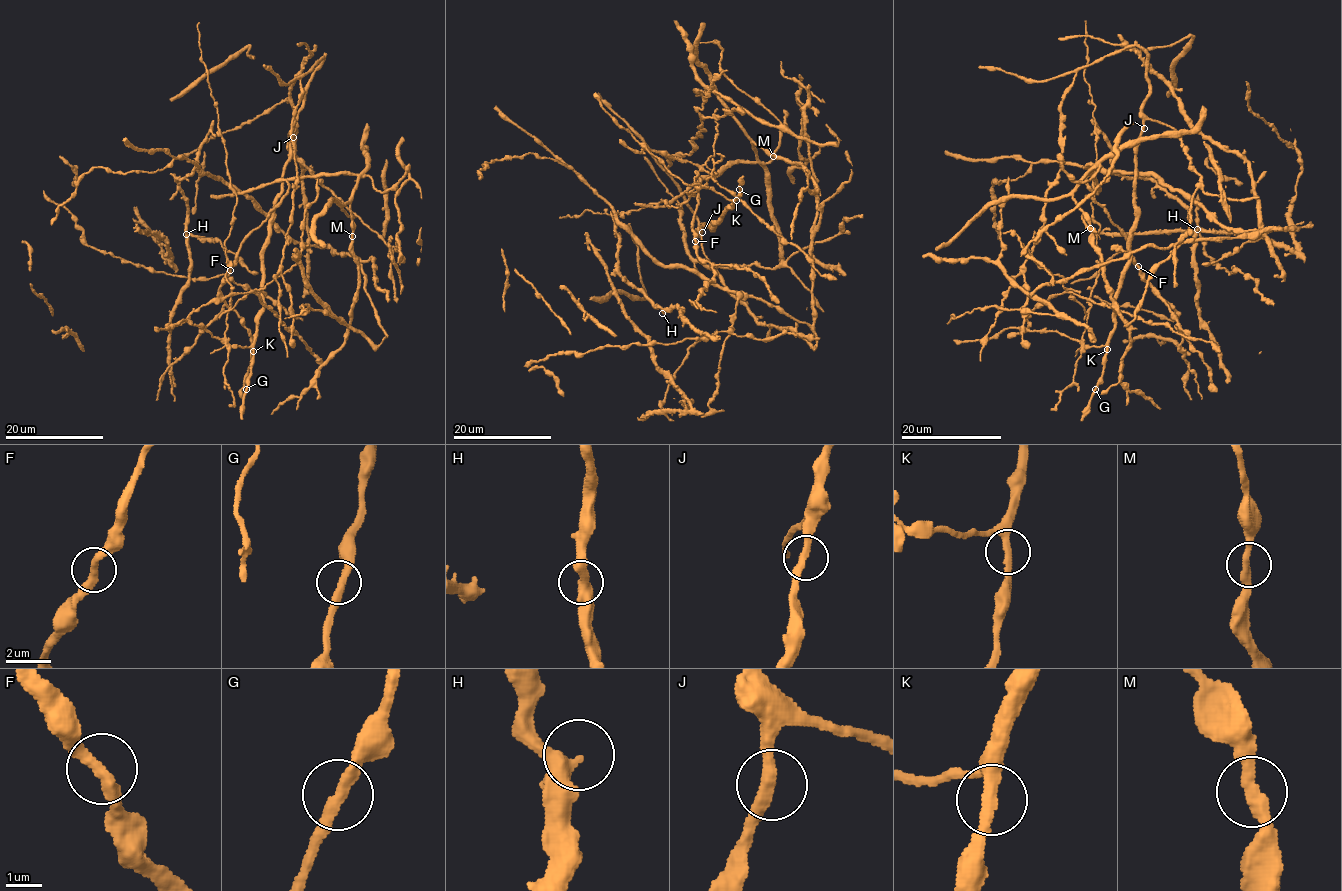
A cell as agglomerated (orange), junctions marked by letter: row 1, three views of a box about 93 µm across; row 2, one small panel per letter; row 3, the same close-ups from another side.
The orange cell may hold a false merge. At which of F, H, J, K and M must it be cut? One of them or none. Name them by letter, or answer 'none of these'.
none of these

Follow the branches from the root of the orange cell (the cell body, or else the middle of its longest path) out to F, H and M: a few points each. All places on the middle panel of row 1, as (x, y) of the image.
F: (729, 208), (730, 199), (704, 188), (680, 207), (661, 199), (658, 206), (668, 206), (700, 178), (695, 241)
H: (729, 208), (730, 199), (699, 188), (680, 207), (668, 208), (662, 199), (614, 216), (619, 275), (662, 313)
M: (729, 208), (730, 199), (704, 188), (680, 207), (658, 205), (726, 166), (753, 163), (754, 142), (773, 156)

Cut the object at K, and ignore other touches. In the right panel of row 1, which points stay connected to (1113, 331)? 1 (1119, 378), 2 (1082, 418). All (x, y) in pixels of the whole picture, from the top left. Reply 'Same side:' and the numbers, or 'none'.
Same side: 1

